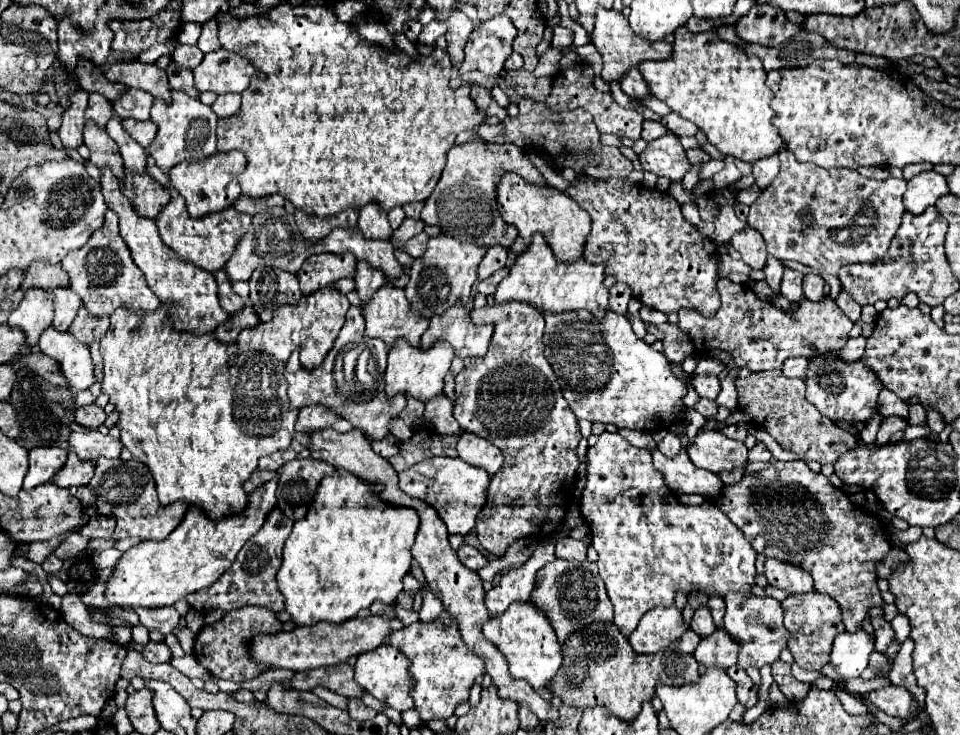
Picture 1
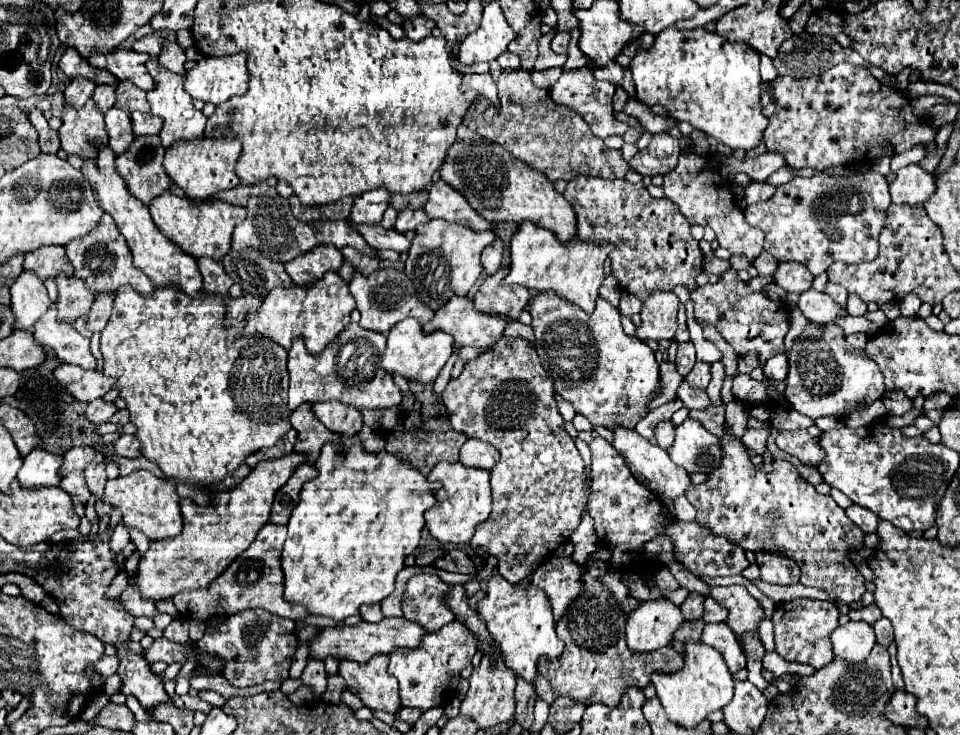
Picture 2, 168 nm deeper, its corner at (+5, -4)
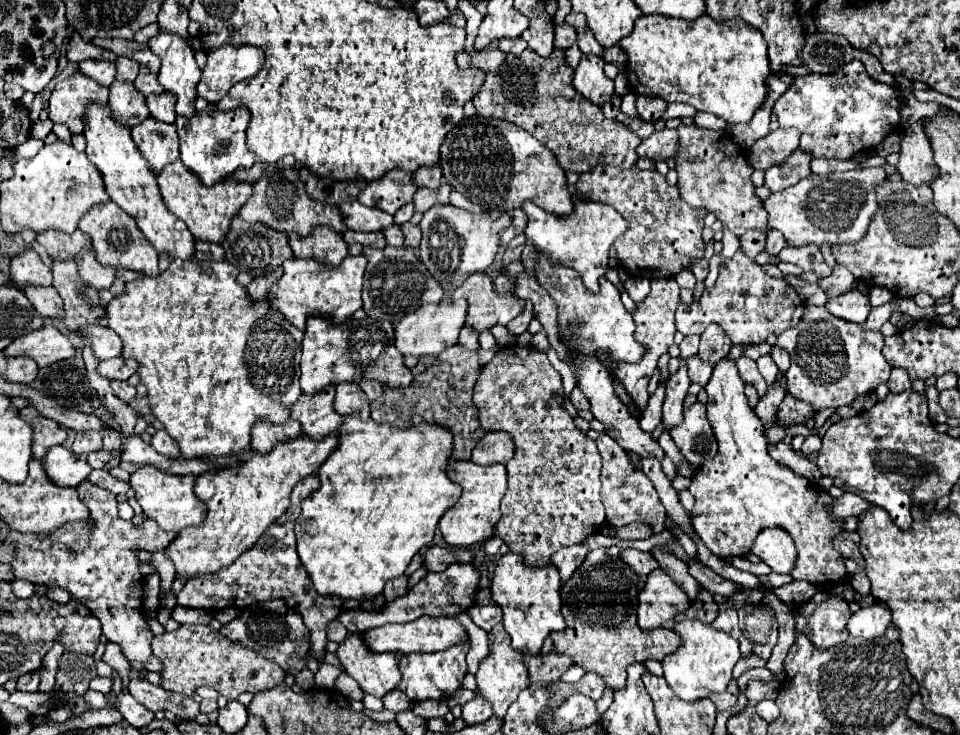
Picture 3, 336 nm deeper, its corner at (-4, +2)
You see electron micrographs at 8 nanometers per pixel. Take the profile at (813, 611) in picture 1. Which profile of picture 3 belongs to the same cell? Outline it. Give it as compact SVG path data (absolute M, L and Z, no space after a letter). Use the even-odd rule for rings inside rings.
M817 593L813 601L797 605L793 609L793 615L795 615L797 633L809 635L809 639L819 649L839 645L849 637L847 619L851 617L851 613L843 597ZM815 601L821 601L821 603L815 603Z

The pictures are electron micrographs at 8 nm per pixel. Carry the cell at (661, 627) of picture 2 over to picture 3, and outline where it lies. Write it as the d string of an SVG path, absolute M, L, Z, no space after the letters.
M661 569L647 575L647 581L639 593L639 627L649 631L671 621L675 615L689 609L685 591L671 581Z

